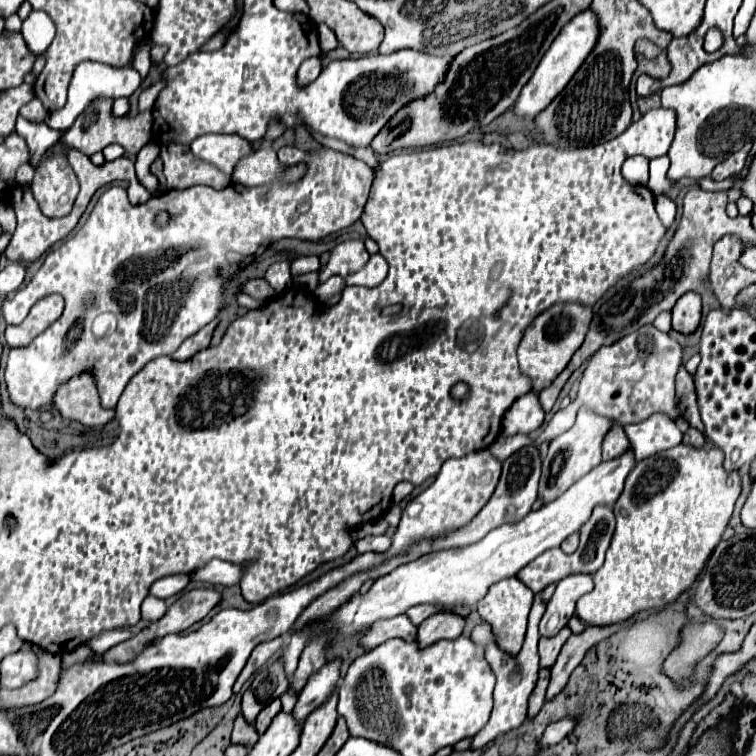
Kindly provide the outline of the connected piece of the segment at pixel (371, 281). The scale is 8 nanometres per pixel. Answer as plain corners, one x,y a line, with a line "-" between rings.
375,254
369,258
369,262
365,264
365,268
361,268
357,274
347,276
345,278
345,286
365,286
365,288
373,288
379,286
387,276
387,262
381,254

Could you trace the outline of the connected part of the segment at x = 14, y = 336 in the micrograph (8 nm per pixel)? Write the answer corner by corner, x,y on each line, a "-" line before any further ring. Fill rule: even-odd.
49,295
39,300
19,326
7,326
5,338
9,348
29,346
49,324
53,324
64,309
64,299
60,295

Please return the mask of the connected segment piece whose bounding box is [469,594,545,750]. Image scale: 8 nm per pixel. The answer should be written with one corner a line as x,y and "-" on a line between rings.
541,594
535,596
535,602
533,602
533,608
531,608
531,614
529,614
529,626
527,626
527,634
525,634
525,642
523,642
523,650
519,652
517,658
511,658
507,656
505,652
501,652
495,642
493,642
493,632
491,628
481,622
479,626
475,626
473,634
471,634
471,640
475,644
481,644
485,646
485,658
493,670
493,674
497,674
497,684
495,684
495,692
493,692
493,712
491,712
491,718
489,722
479,730
479,734
473,736
471,740
471,746
469,750
481,750
485,748
489,742
493,742
499,734
505,734
513,728
519,728
523,724
523,720
527,718
527,698
529,694
533,692
535,688
535,682
537,682
537,672
539,672
539,654
537,654
537,642
539,642
539,620
545,612
545,604
541,602

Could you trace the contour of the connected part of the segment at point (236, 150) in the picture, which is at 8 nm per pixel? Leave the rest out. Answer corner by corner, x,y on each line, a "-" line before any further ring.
207,134
199,136
191,142
191,150
203,162
217,166
221,172
231,176
239,158
251,154
251,144
241,136
225,136
225,134

